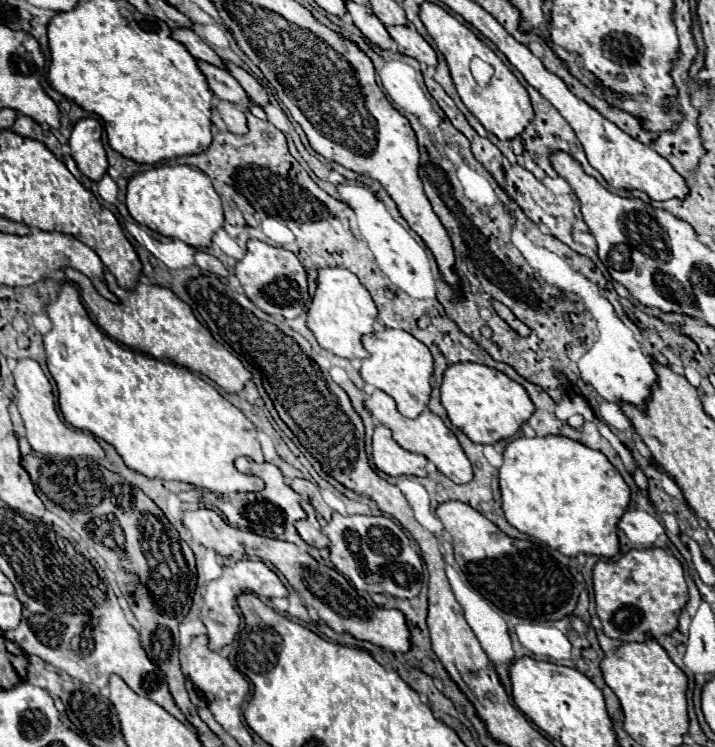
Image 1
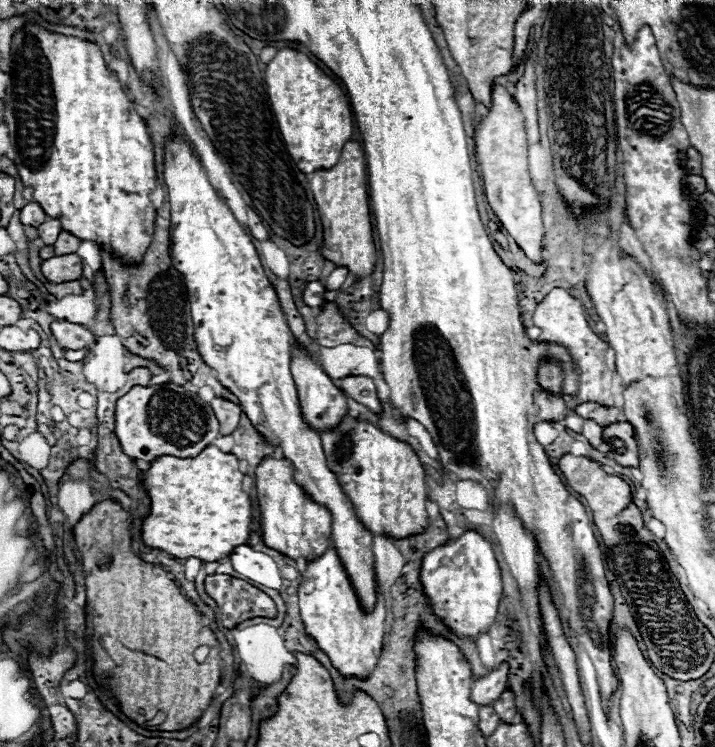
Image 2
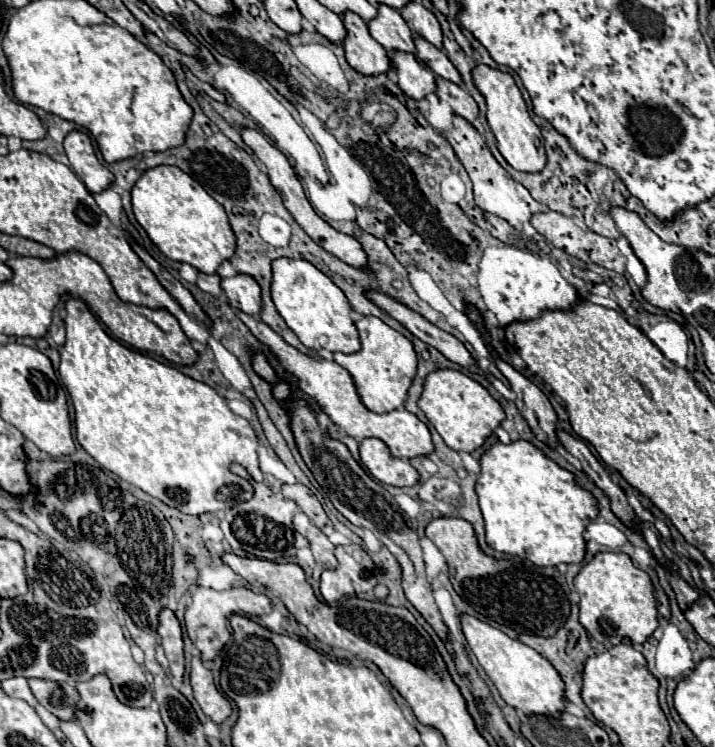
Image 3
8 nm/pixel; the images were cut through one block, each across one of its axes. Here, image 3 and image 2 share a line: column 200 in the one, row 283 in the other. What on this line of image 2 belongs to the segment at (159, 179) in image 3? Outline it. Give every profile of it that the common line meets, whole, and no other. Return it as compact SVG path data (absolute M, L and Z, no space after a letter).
M168 140L166 142L166 162L164 162L164 182L168 186L170 196L170 254L174 266L184 274L186 278L186 290L188 300L192 308L192 320L194 320L194 338L198 344L198 352L202 360L218 372L218 380L232 390L250 422L276 446L284 450L284 458L292 460L296 464L294 478L296 482L316 500L318 504L324 504L332 512L332 544L356 588L356 594L360 598L360 604L364 610L372 610L376 602L376 582L374 582L374 554L372 554L372 536L370 530L358 520L352 502L344 494L342 486L338 484L336 474L328 468L326 456L322 450L320 434L310 428L302 416L298 390L290 372L290 346L294 342L292 332L288 330L288 322L284 318L282 306L278 302L276 290L272 282L268 280L260 256L256 252L256 246L252 244L252 236L246 228L238 224L230 208L216 196L214 188L208 182L208 176L200 164L200 160L192 154L192 150L184 144L184 140Z

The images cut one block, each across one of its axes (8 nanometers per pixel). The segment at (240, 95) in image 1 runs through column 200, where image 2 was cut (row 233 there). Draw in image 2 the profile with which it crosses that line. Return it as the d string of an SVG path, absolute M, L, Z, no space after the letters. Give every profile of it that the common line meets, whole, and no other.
M62 232L60 238L54 242L54 250L56 254L74 254L80 246L80 238L76 238L74 234L68 234L68 232Z

